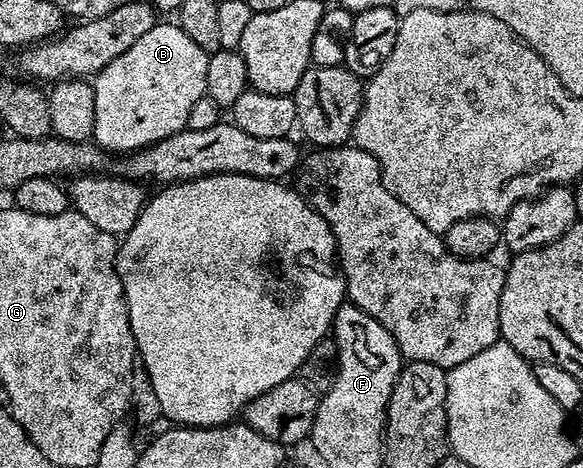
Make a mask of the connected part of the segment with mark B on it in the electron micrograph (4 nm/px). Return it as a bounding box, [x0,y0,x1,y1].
[92,21,210,153]

